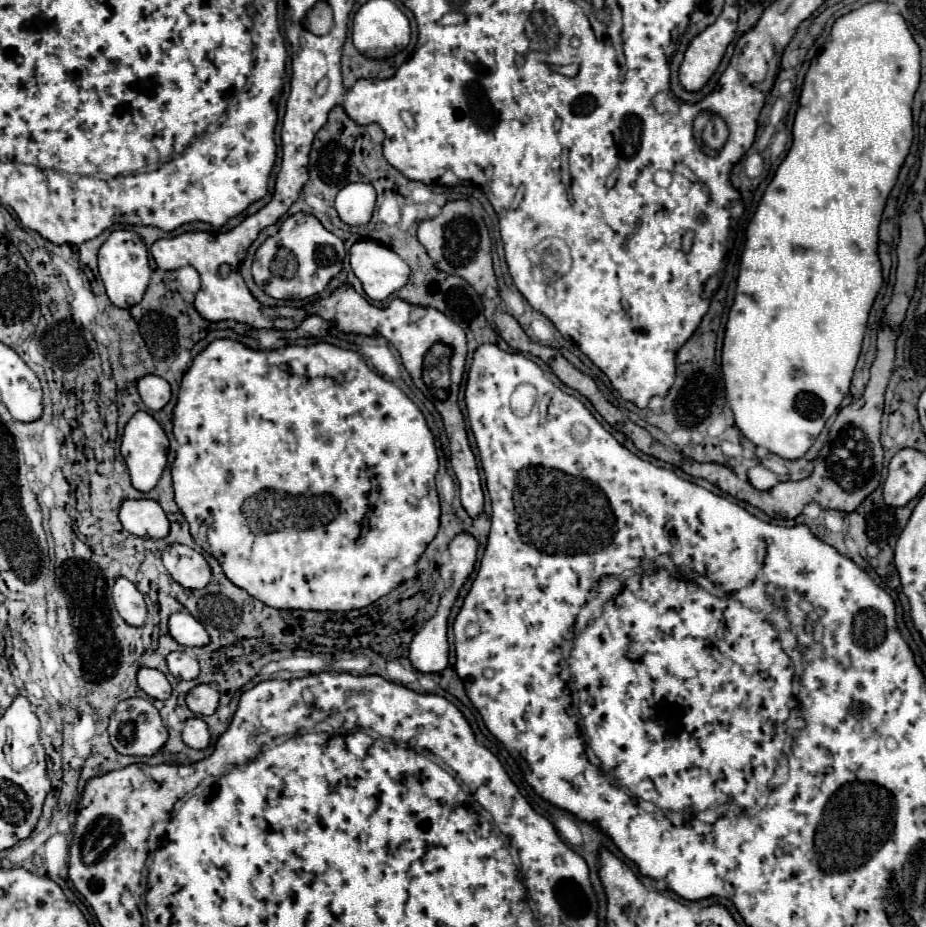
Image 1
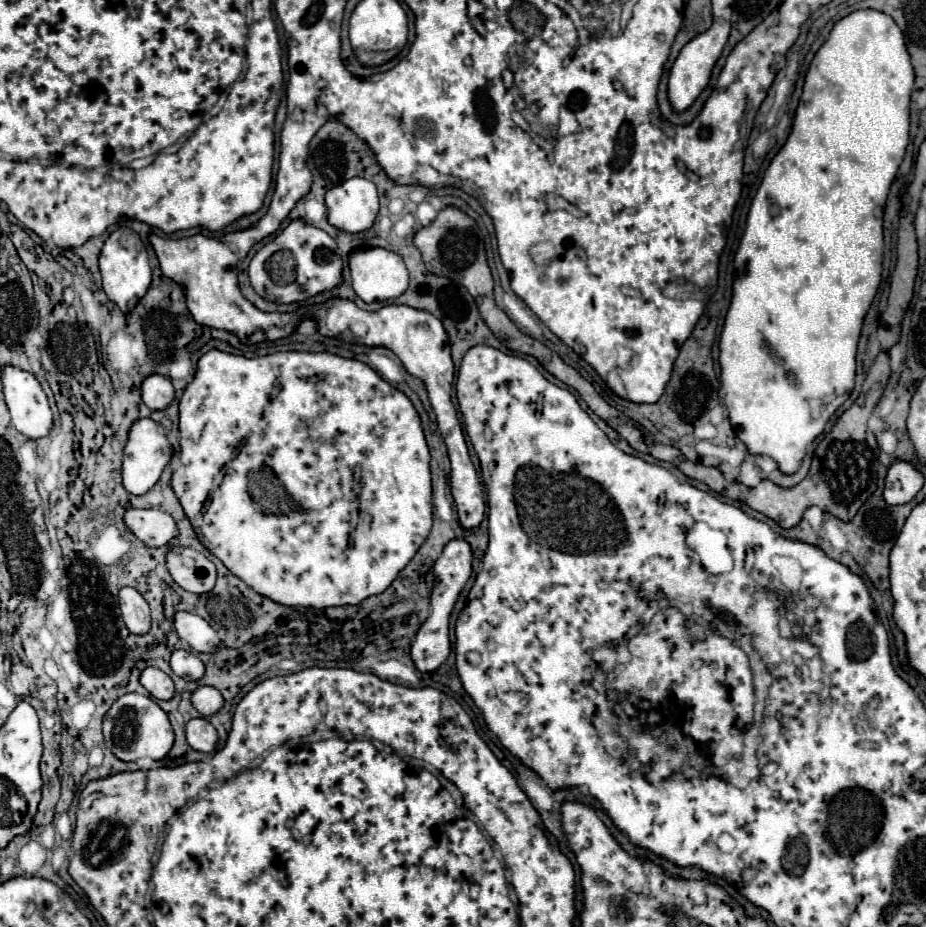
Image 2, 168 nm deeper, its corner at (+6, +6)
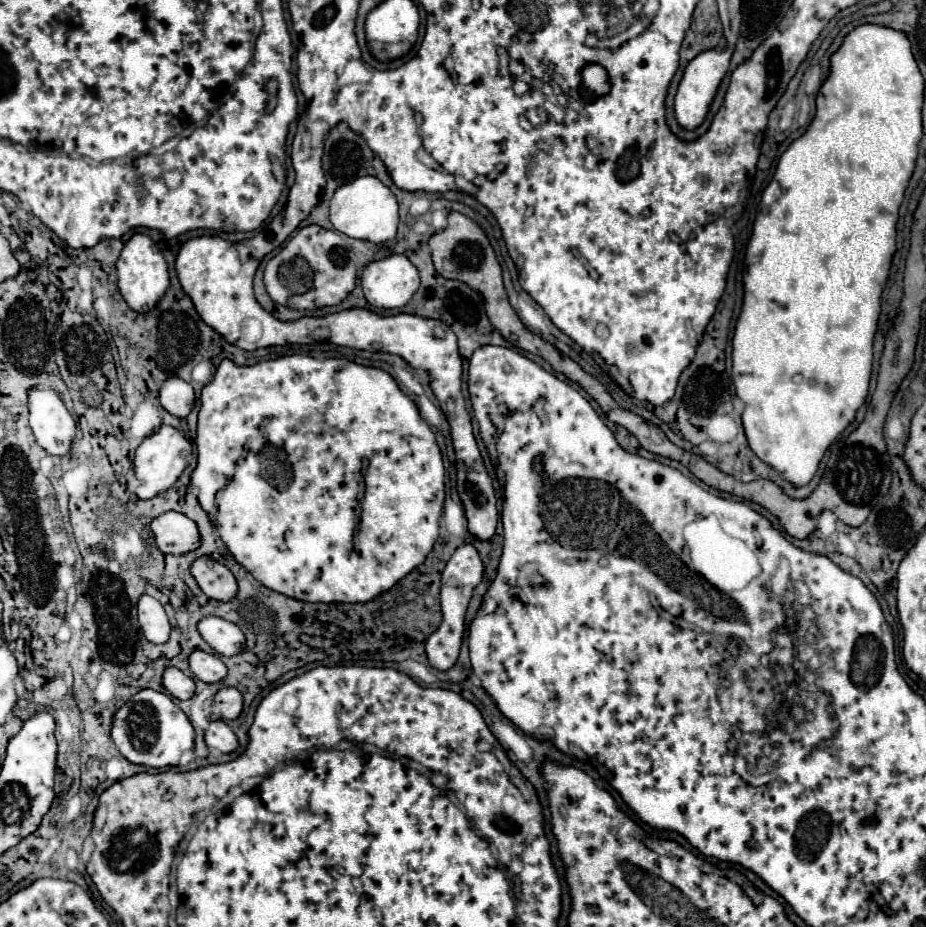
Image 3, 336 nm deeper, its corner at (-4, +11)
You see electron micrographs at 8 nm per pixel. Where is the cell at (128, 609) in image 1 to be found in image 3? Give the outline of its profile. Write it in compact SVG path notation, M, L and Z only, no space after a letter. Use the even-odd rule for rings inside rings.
M141 595L137 609L139 609L139 625L145 637L151 643L165 643L169 639L171 627L163 605L151 595Z

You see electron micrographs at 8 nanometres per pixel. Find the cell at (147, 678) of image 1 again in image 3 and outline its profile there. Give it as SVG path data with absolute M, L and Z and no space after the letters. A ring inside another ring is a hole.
M167 667L165 669L163 687L167 689L167 693L171 693L177 699L189 699L193 695L193 691L195 691L193 679L187 673L177 671L175 667Z

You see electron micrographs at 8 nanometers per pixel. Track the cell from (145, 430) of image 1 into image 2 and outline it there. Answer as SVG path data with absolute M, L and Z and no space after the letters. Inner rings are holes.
M151 418L137 420L129 430L129 440L125 446L125 458L123 458L123 486L129 494L141 496L147 490L155 486L159 480L163 468L169 464L173 456L173 448L167 440L167 436L161 432L161 426L155 424Z

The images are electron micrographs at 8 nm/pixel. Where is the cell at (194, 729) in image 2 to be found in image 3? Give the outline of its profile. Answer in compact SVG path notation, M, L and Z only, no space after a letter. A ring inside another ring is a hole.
M211 721L207 731L205 731L205 743L209 747L219 749L221 753L231 753L237 749L237 737L235 733L227 727L225 721Z

